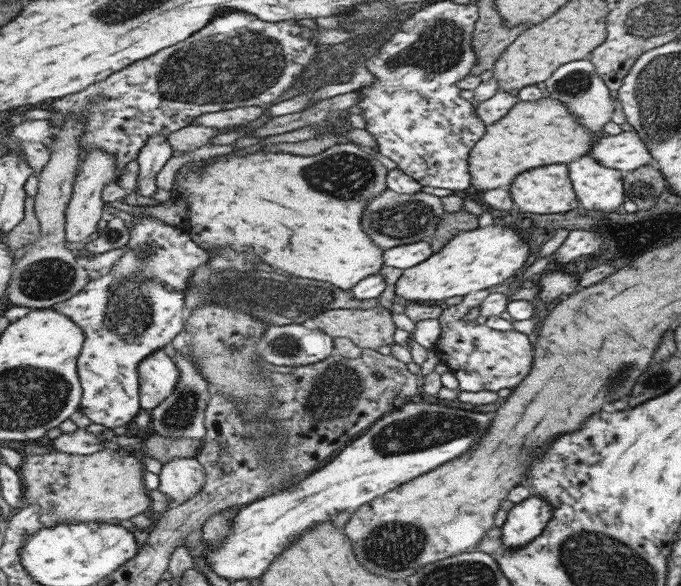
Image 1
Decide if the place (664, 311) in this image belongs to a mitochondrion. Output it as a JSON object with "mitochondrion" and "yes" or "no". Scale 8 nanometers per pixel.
{"mitochondrion":"no"}

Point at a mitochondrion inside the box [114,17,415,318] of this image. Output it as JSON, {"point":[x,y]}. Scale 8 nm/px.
{"point":[219,71]}

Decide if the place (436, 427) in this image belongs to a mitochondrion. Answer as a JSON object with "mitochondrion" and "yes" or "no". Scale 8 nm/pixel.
{"mitochondrion":"yes"}

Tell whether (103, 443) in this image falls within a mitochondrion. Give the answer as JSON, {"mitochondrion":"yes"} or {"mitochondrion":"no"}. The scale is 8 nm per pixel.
{"mitochondrion":"no"}

